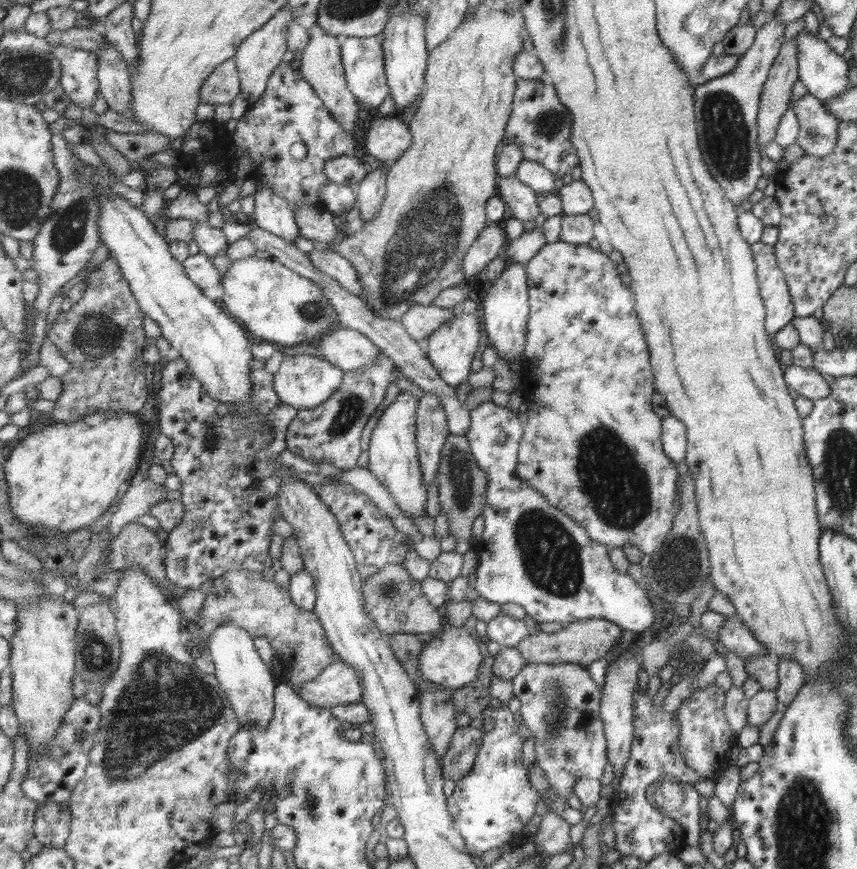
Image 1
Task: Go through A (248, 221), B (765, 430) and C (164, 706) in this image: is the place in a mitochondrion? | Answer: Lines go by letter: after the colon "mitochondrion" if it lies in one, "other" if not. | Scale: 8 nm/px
A: other
B: other
C: mitochondrion

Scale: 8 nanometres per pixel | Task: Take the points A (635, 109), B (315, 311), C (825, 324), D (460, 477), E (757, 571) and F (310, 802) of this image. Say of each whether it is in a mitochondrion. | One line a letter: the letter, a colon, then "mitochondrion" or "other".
A: other
B: mitochondrion
C: other
D: mitochondrion
E: other
F: mitochondrion

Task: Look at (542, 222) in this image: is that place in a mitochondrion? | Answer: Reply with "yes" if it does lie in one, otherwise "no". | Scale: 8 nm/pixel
no

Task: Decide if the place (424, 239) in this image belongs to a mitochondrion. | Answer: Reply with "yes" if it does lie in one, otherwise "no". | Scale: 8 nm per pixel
yes

